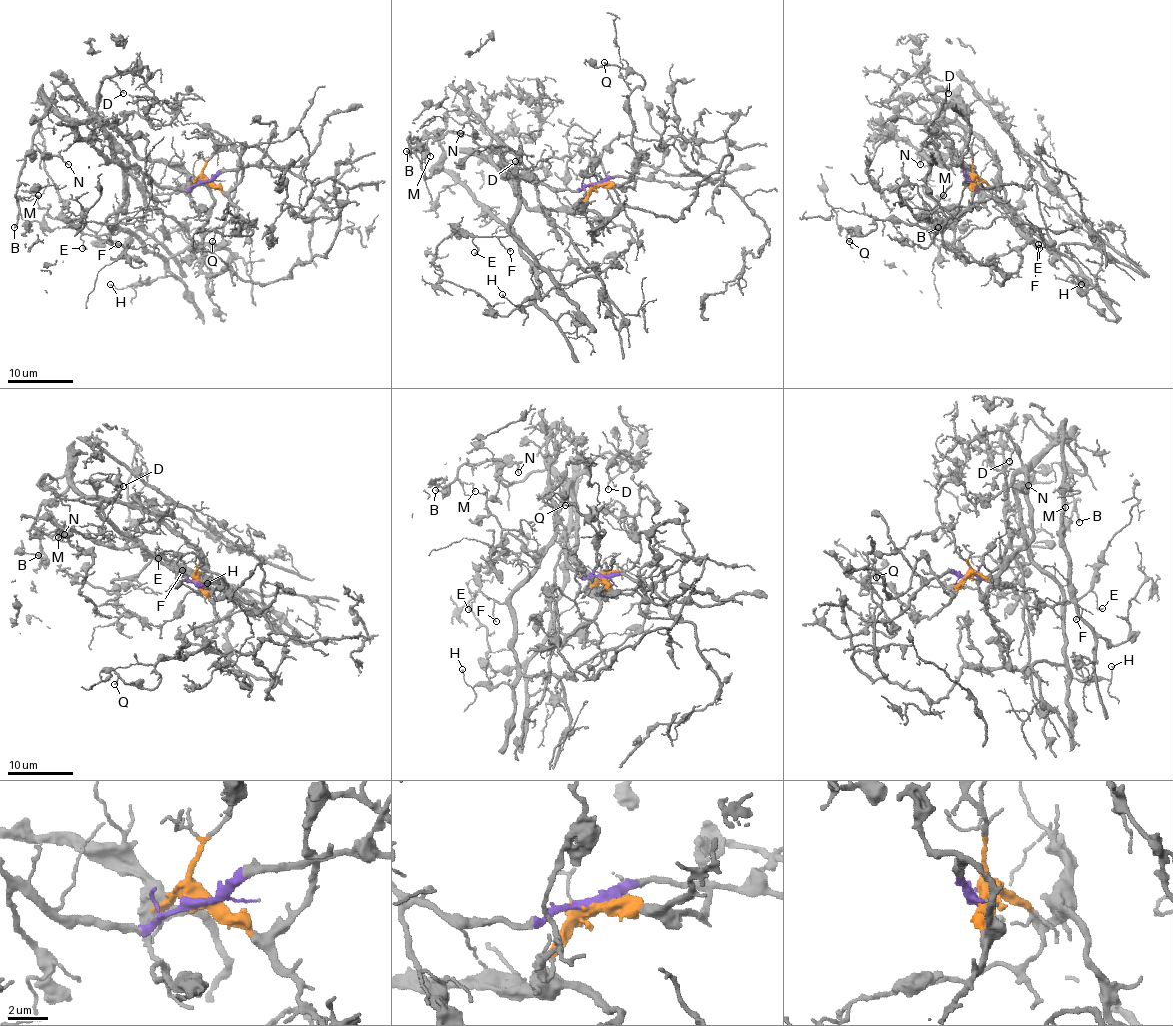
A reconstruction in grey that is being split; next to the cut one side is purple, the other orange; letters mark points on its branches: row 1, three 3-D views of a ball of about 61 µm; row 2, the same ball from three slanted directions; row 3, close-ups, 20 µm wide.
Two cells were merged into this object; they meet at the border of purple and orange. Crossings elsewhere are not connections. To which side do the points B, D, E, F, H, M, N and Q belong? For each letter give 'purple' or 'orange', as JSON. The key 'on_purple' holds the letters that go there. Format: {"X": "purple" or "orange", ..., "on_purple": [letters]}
{"B": "orange", "D": "orange", "E": "orange", "F": "orange", "H": "orange", "M": "orange", "N": "orange", "Q": "orange", "on_purple": []}

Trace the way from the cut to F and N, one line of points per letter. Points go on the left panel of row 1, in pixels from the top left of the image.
F: (203, 180), (189, 185), (180, 167), (144, 161), (100, 121), (123, 169), (125, 205), (107, 236), (118, 244)
N: (203, 180), (189, 185), (180, 167), (144, 161), (108, 126), (66, 121), (49, 105), (29, 154), (69, 164)

